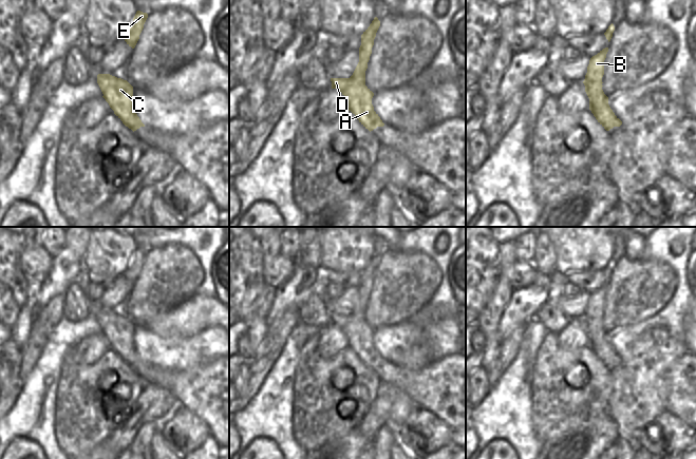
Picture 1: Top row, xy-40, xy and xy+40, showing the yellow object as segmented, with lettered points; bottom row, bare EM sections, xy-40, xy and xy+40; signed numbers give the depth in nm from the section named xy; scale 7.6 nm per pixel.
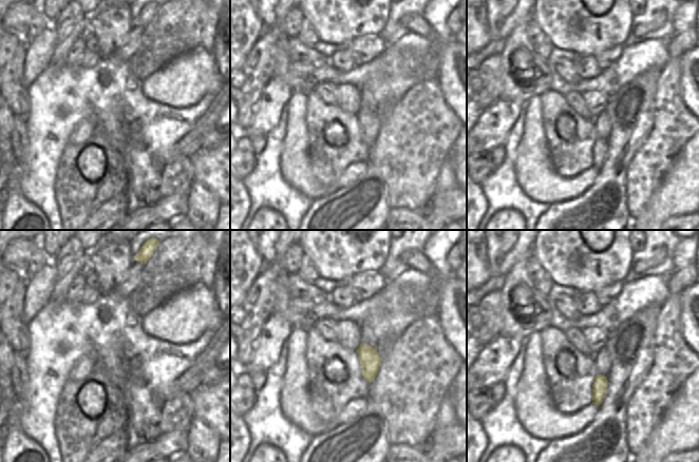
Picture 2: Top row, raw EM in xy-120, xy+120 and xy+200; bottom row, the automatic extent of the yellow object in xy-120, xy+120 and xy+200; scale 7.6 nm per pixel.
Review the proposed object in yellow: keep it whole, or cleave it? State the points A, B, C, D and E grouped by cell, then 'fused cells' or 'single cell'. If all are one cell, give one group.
A B C D E; single cell

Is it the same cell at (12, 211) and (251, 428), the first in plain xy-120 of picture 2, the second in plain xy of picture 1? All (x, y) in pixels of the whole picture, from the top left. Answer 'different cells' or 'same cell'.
different cells

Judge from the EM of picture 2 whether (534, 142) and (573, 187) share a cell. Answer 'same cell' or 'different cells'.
same cell

